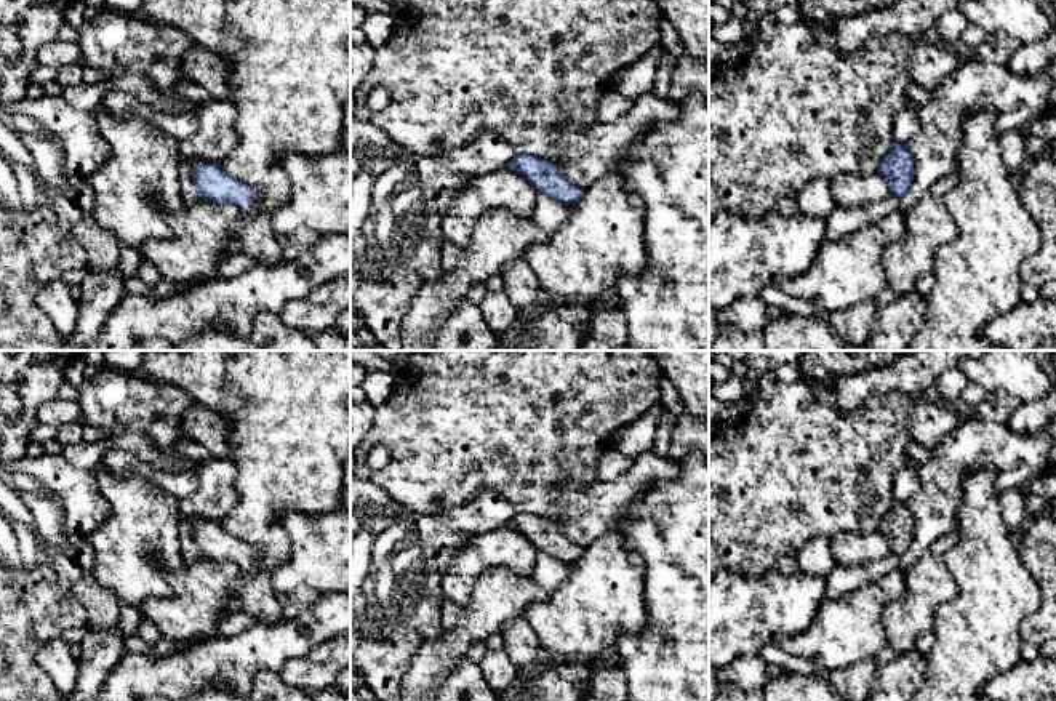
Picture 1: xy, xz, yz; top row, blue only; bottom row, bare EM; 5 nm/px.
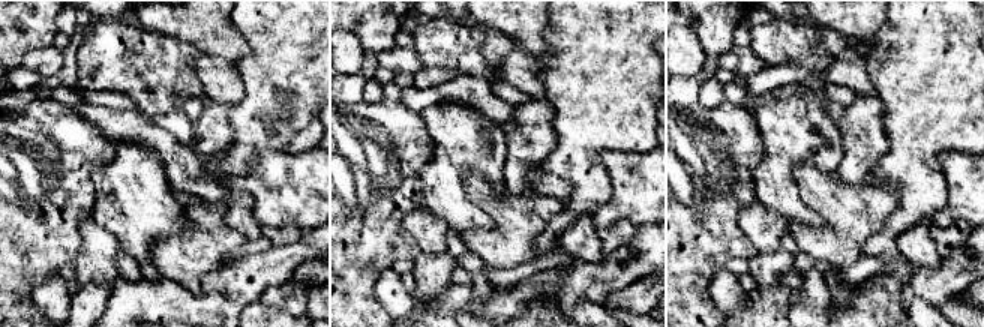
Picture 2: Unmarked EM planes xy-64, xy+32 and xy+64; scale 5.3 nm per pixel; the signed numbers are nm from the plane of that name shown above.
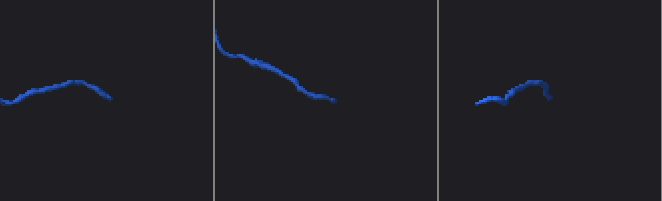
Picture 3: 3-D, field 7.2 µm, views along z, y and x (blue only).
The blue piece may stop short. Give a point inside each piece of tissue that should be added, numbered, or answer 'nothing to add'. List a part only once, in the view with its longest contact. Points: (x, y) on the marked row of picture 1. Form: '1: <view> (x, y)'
1: xy (256, 239)

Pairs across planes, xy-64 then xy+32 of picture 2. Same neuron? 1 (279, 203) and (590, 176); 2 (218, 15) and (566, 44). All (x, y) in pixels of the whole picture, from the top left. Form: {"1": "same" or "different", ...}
{"1": "different", "2": "different"}

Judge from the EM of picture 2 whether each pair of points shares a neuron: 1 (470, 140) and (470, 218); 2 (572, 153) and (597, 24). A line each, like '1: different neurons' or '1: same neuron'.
1: same neuron
2: same neuron

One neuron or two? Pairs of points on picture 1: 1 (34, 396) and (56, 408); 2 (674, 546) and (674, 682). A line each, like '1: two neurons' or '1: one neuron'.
1: two neurons
2: one neuron

